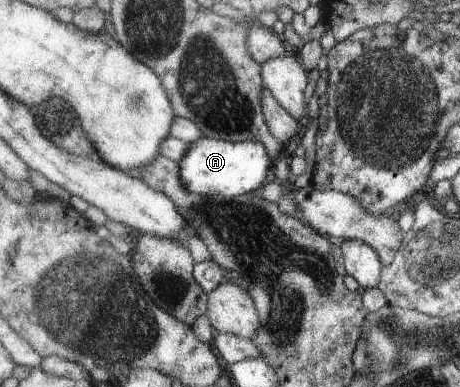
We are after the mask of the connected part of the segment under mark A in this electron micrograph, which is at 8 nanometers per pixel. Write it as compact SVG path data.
M201 136L196 142L189 144L184 158L179 162L182 182L194 194L205 197L237 198L248 193L259 191L265 177L268 177L269 167L272 167L265 146L259 142L230 142Z

